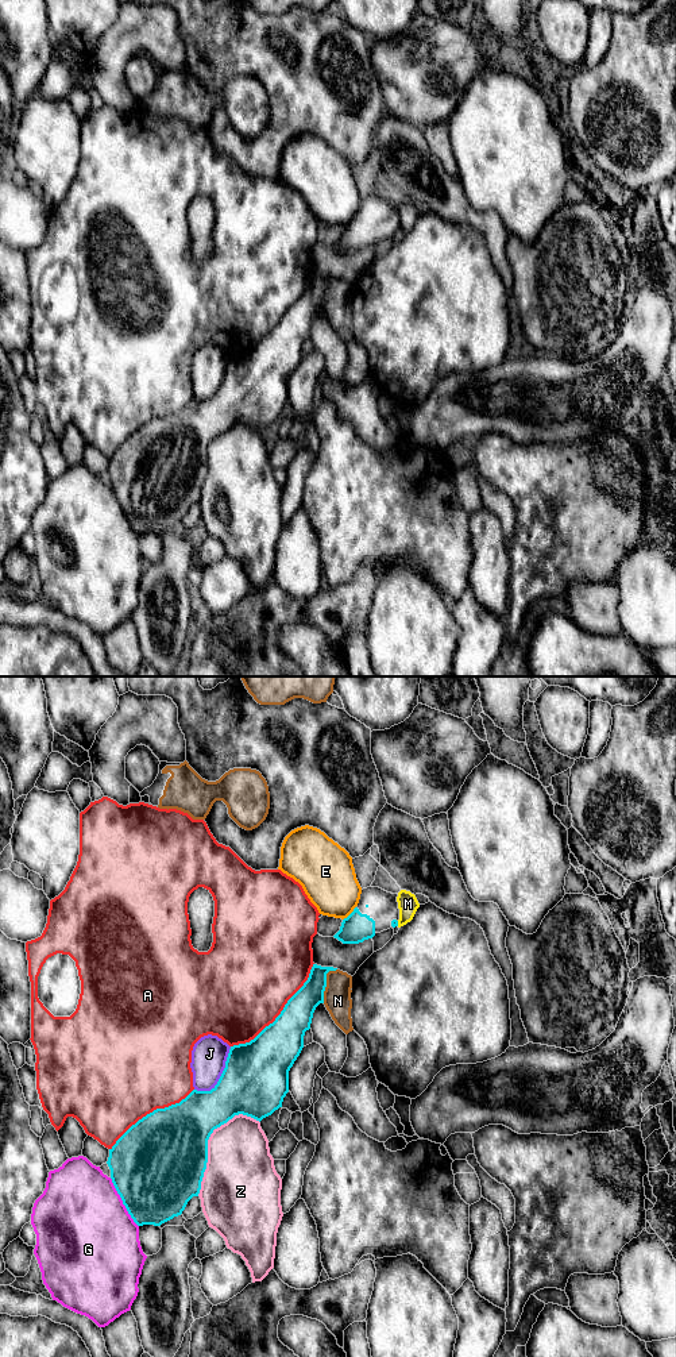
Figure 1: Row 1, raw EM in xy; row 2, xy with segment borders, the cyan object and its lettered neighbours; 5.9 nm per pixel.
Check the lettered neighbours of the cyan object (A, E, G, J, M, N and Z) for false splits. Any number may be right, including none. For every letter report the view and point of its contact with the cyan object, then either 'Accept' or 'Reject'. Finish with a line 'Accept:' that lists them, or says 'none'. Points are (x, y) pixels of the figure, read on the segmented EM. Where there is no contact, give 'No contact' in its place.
A: Touches cyan at xy (281, 1013). Reject
E: Touches cyan at xy (351, 913). Reject
G: Touches cyan at xy (123, 1202). Reject
J: Touches cyan at xy (220, 1076). Reject
M: Touches cyan at xy (397, 924). Reject
N: Touches cyan at xy (325, 983). Reject
Z: Touches cyan at xy (207, 1141). Reject
Accept: none

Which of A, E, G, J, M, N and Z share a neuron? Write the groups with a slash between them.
A / E / G / J / M / N / Z

